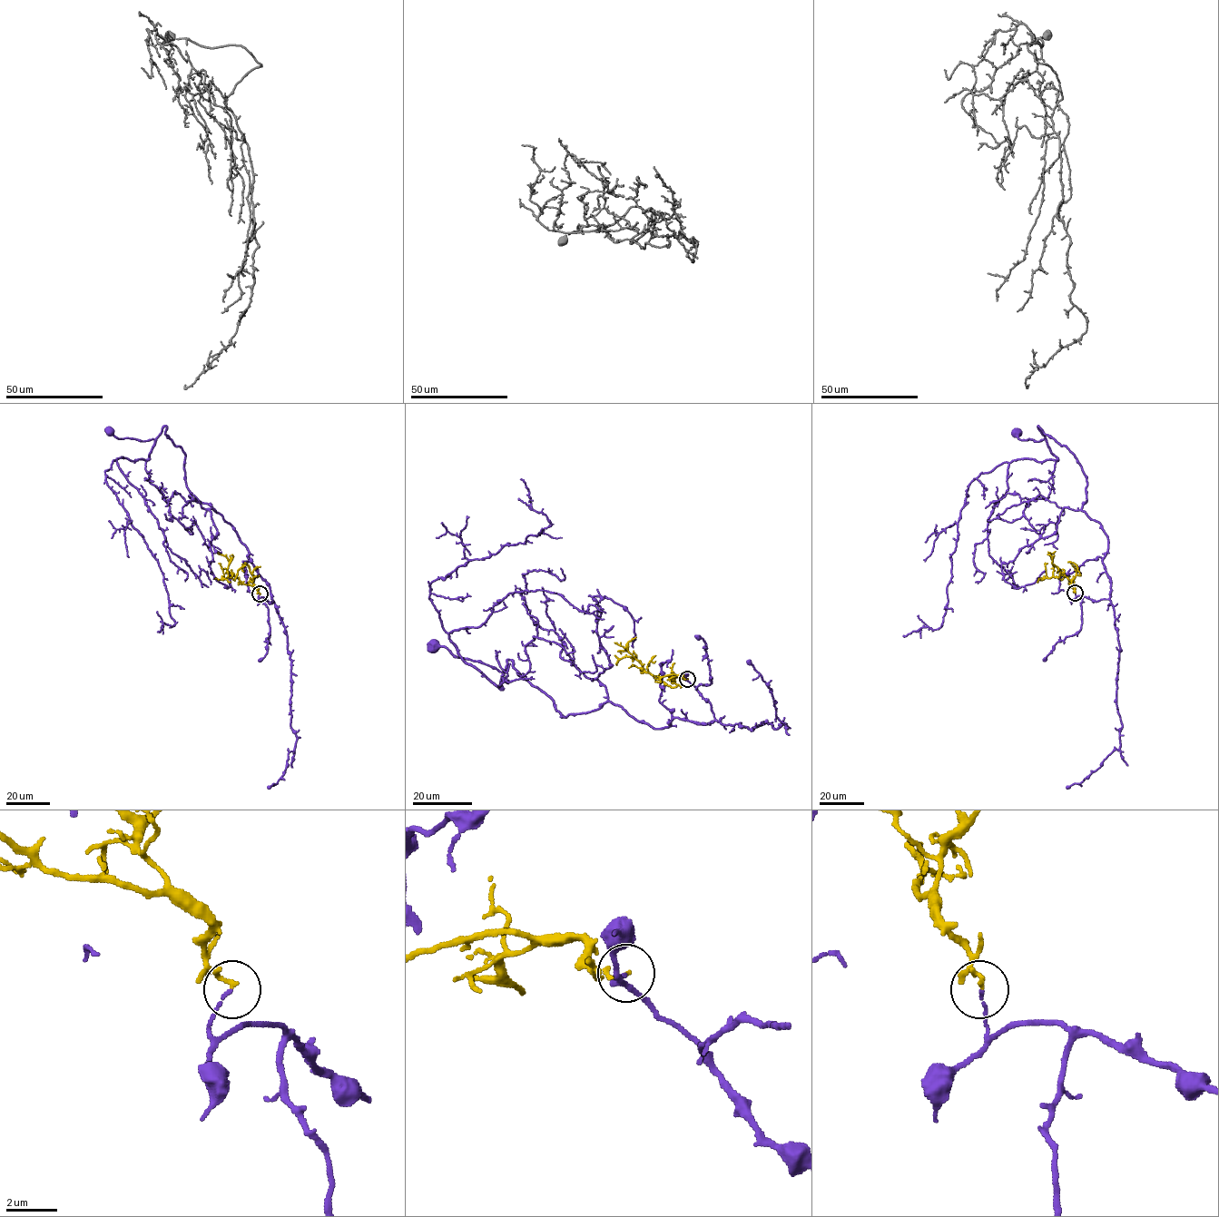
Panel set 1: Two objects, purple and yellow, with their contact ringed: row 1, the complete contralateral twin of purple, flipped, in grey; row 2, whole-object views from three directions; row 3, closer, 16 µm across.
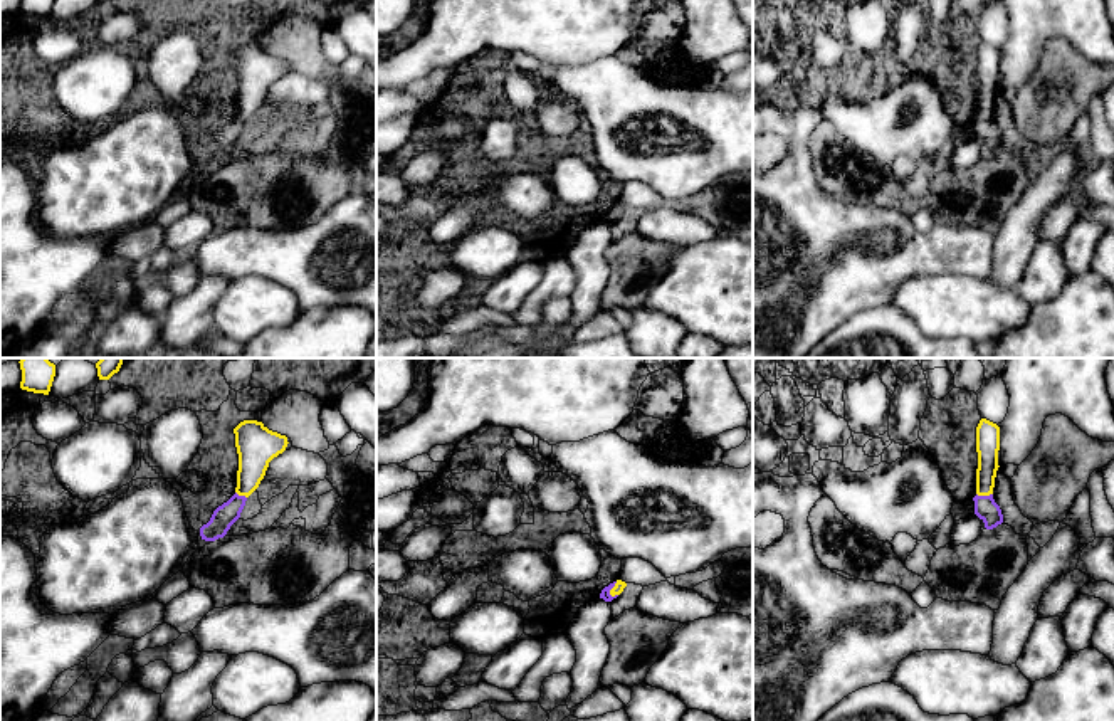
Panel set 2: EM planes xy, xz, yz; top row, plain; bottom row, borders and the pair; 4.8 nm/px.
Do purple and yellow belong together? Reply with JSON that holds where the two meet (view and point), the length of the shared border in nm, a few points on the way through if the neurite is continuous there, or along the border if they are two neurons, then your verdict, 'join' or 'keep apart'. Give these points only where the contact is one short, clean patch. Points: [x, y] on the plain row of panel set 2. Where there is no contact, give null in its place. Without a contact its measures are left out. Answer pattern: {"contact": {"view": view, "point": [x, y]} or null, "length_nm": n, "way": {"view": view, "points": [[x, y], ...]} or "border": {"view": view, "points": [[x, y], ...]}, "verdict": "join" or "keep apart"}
{"contact": {"view": "yz", "point": [985, 120]}, "length_nm": 80, "verdict": "keep apart"}

